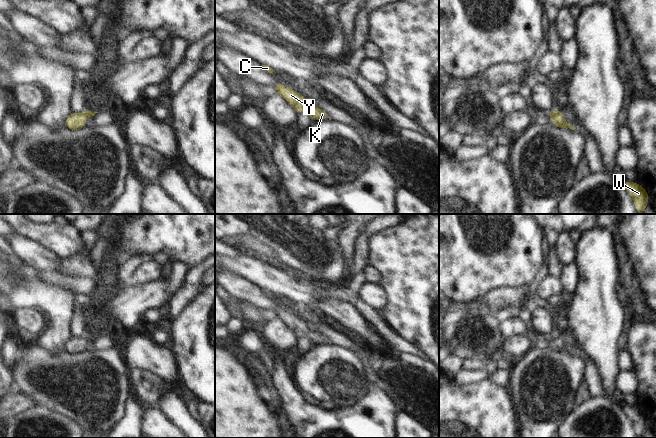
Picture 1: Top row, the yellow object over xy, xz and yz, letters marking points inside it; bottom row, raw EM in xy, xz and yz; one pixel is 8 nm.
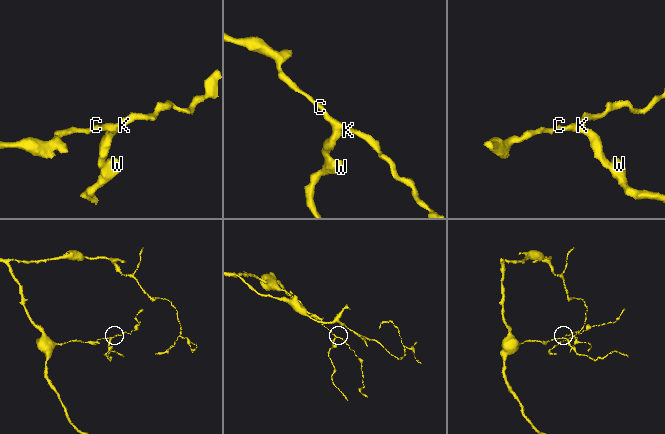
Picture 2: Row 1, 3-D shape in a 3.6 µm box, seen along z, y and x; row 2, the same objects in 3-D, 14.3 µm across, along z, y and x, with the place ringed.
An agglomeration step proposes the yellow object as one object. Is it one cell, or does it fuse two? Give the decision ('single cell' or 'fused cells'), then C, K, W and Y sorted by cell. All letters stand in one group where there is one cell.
single cell; groups C K W Y

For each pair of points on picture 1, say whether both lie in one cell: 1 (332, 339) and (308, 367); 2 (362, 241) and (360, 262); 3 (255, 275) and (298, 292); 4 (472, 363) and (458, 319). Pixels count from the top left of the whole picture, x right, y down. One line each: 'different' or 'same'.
1: different
2: same
3: same
4: different

